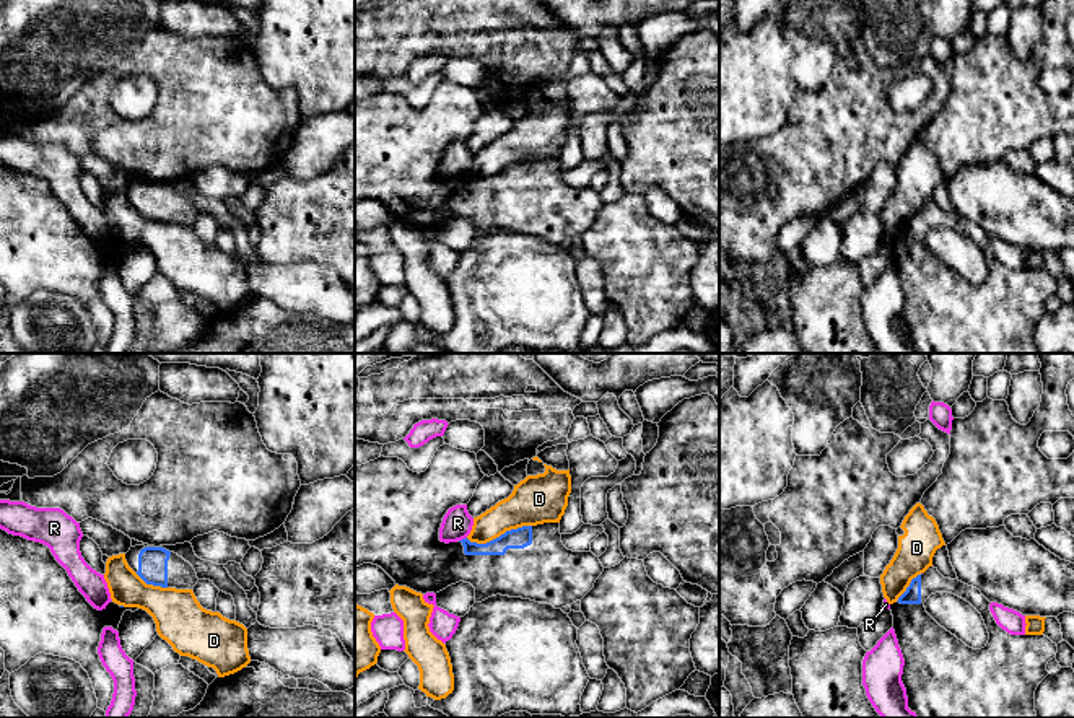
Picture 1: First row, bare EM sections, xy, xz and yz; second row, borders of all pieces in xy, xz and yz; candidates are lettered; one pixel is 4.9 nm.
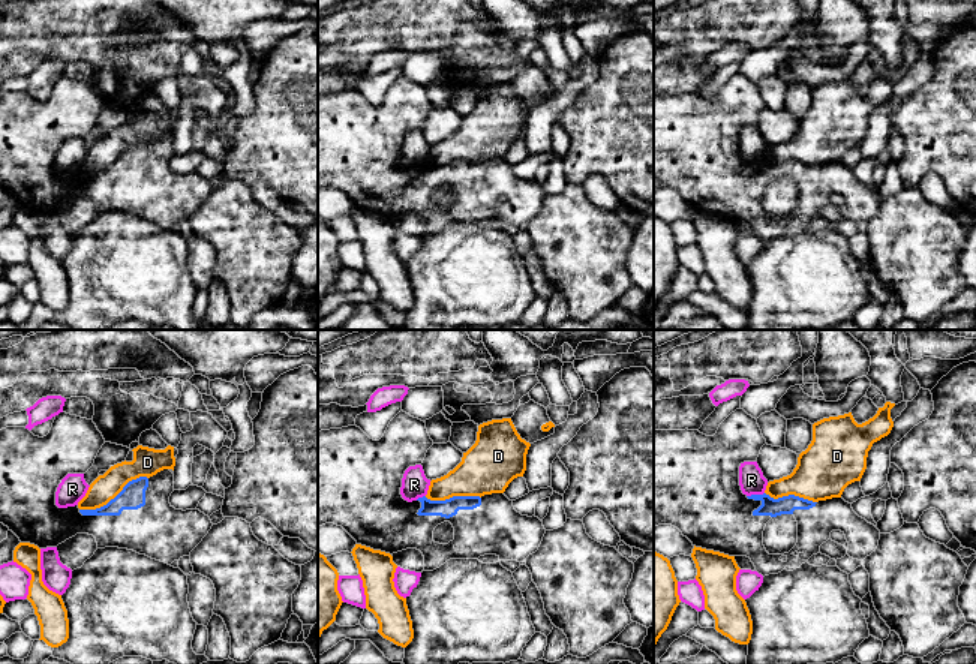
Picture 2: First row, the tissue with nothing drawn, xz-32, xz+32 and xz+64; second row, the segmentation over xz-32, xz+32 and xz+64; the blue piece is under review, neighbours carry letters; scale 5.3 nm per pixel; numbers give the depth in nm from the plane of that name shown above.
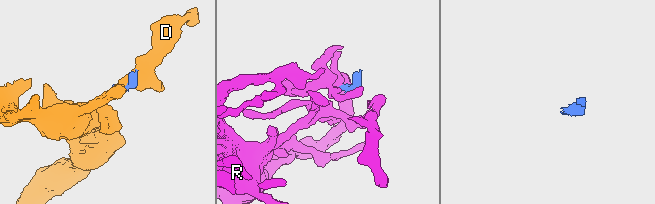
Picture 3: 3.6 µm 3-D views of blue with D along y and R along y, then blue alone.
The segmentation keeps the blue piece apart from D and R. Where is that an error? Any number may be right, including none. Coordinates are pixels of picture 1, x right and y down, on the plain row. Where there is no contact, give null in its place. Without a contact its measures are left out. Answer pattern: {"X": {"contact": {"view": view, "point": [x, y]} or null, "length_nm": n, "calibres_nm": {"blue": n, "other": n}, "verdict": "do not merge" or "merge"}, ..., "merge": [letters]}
{"D": {"contact": {"view": "xz", "point": [500, 171]}, "length_nm": 340, "calibres_nm": {"blue": 100, "other": 240}, "verdict": "do not merge"}, "R": {"contact": {"view": "xz", "point": [462, 175]}, "length_nm": 50, "calibres_nm": {"blue": 100, "other": 150}, "verdict": "do not merge"}, "merge": []}

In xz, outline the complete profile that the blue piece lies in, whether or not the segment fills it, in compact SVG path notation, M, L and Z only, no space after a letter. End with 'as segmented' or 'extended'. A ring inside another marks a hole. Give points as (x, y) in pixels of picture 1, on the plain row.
M443 80L434 88L425 107L413 107L399 93L378 93L355 103L355 204L363 199L381 202L399 221L417 228L439 228L459 217L475 223L475 238L501 230L552 239L555 244L581 236L602 210L604 202L592 187L573 187L561 177L560 158L544 158L506 166L500 173L477 179L467 173L457 177L441 177L439 163L444 150L456 140L467 140L478 117L485 112L477 90Z | extended

